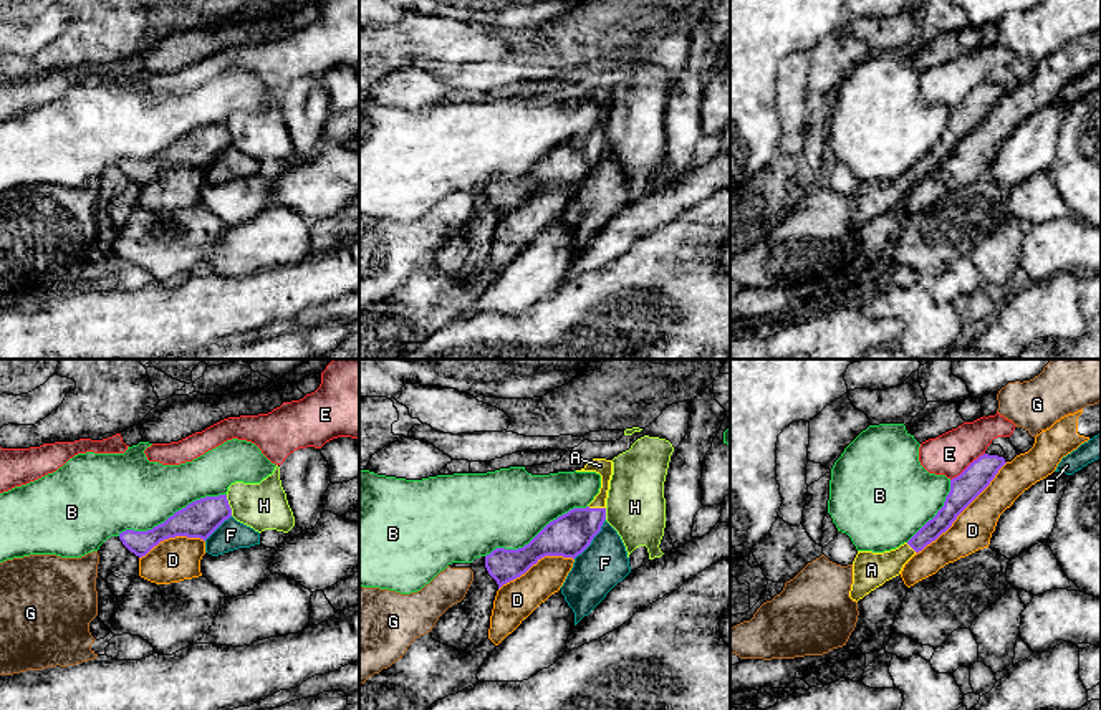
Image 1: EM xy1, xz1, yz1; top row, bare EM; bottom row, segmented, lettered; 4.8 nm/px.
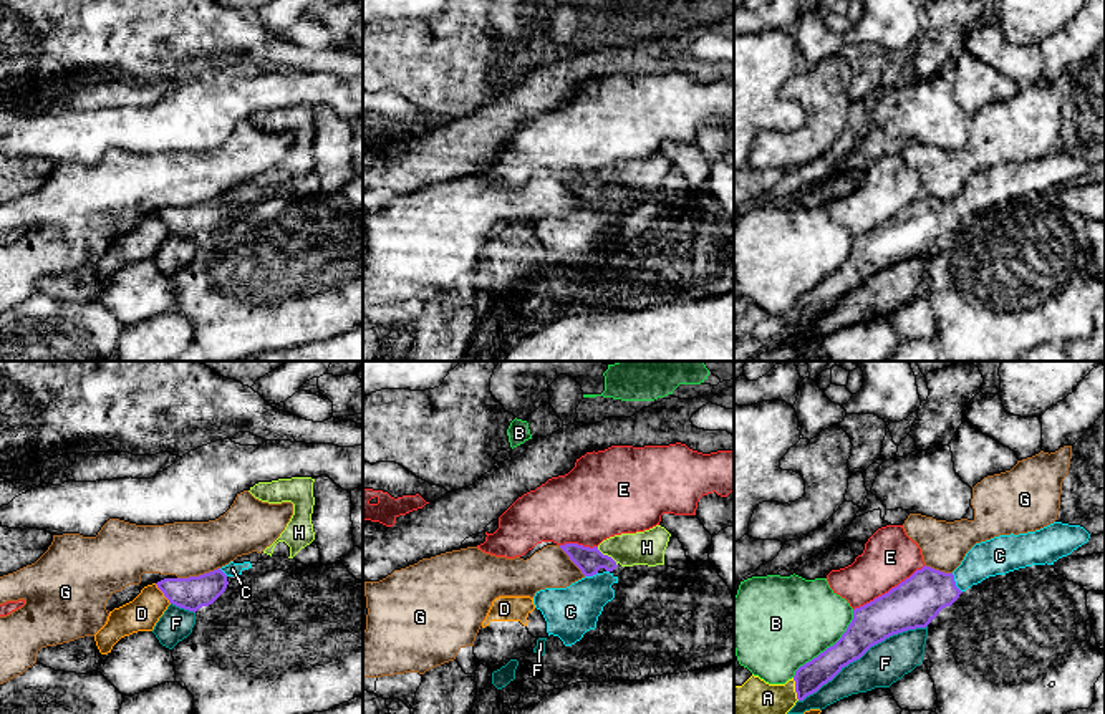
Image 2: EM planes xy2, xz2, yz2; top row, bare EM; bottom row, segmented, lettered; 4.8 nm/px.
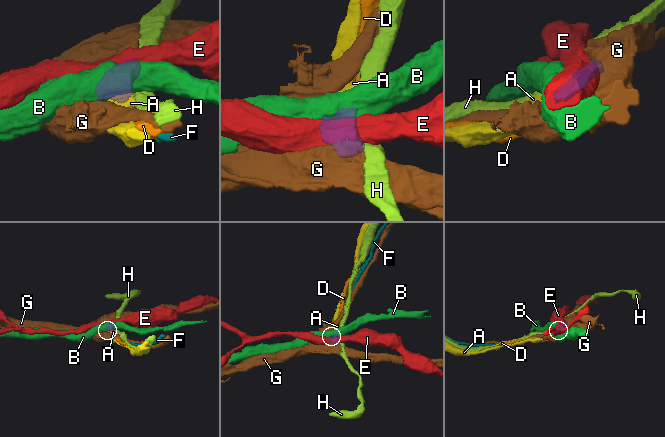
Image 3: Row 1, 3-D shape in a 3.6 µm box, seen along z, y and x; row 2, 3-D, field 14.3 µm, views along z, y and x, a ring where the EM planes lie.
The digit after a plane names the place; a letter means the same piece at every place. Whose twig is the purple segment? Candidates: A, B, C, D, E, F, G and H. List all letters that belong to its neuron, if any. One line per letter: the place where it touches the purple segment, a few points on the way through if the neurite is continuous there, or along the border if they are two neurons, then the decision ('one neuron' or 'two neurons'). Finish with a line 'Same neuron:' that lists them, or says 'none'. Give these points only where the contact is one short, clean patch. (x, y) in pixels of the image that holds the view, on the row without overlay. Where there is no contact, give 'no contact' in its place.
A: yz2 (796, 318) | one neuron
B: xy1 (173, 144) | two neurons
C: yz2 (955, 212) | across yz2 (913, 232), (928, 219), (955, 212), (983, 189), (998, 184) | one neuron
D: yz1 (962, 139) | two neurons
E: yz2 (890, 219) | two neurons
F: yz2 (862, 284) | two neurons
G: xy2 (199, 204) | two neurons
H: xz2 (607, 184) | two neurons
Same neuron: A, C

